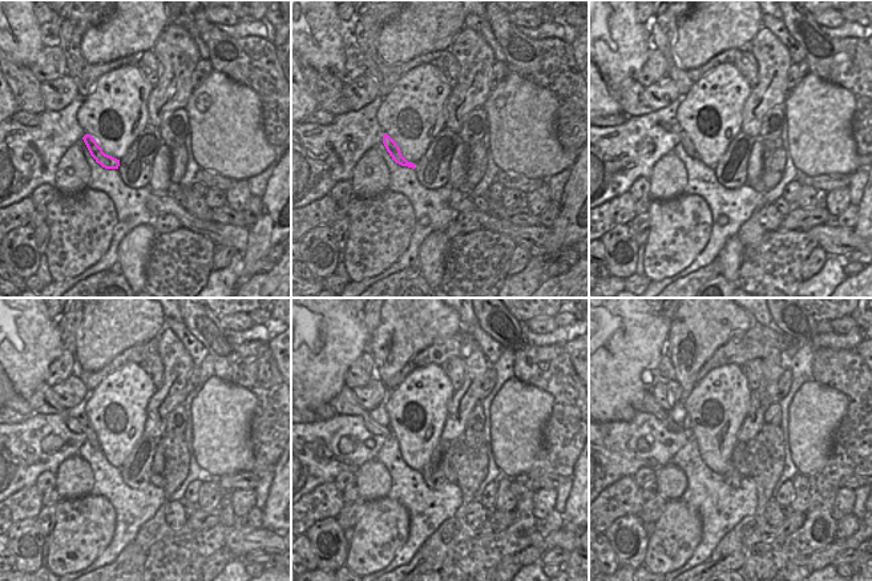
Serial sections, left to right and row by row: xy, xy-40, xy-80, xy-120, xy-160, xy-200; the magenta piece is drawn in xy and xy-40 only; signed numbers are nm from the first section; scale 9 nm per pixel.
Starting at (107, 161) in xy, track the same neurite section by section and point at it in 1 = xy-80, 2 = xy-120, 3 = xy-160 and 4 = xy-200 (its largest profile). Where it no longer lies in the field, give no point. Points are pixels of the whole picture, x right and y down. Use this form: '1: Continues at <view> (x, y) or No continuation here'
1: Continues at xy-80 (689, 146)
2: Continues at xy-120 (72, 423)
3: Continues at xy-160 (346, 402)
4: Continues at xy-200 (648, 404)

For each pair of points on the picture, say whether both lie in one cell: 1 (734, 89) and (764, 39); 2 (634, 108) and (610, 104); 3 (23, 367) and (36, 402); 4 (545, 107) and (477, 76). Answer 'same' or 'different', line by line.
1: different
2: different
3: different
4: different

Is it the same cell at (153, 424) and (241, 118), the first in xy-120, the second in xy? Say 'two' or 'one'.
two

